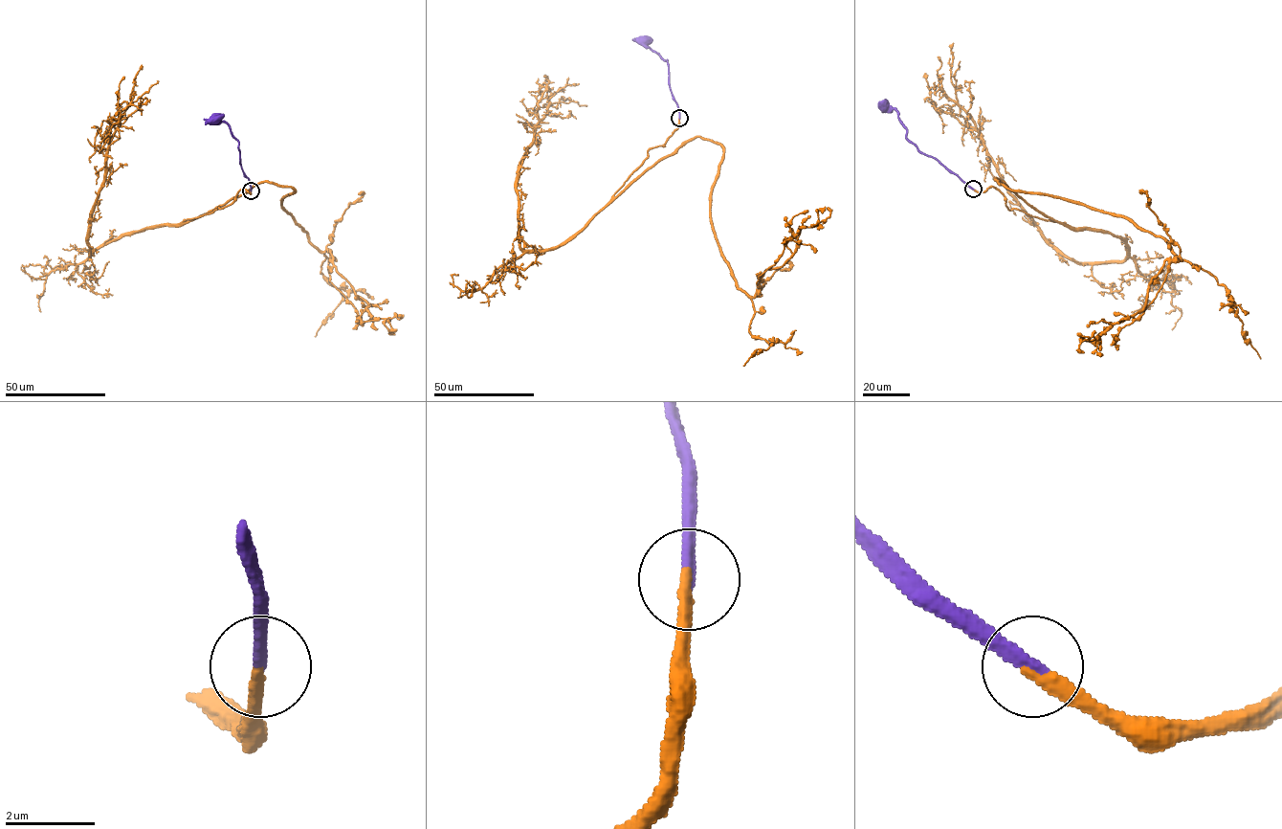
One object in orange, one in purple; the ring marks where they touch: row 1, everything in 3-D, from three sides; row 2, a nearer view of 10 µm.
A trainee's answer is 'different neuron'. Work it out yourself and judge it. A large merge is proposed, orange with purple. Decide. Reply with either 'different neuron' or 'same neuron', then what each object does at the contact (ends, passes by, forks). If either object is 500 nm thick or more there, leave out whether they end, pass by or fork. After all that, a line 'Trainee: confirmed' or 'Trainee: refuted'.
same neuron | orange ends | purple ends
Trainee: refuted

